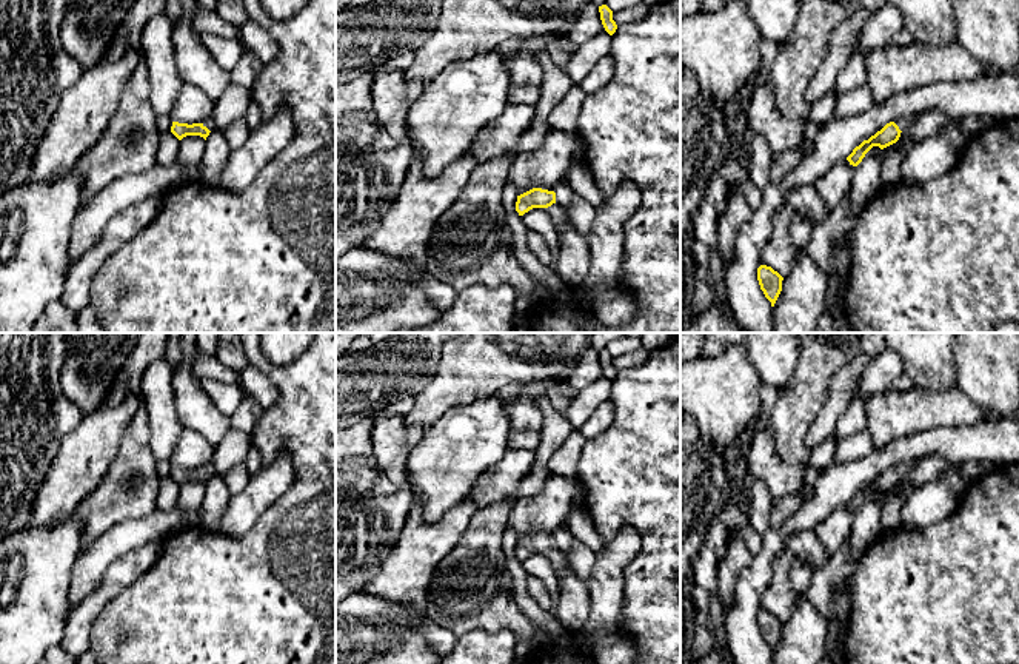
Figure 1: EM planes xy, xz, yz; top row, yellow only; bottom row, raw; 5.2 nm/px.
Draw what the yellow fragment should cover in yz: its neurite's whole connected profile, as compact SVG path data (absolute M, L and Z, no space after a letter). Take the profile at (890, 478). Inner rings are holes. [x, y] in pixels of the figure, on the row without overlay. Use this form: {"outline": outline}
{"outline": "M916 458L897 464L896 467L887 468L880 476L877 476L868 485L864 485L859 491L856 491L853 498L847 502L847 505L850 507L850 510L857 511L873 491L879 491L880 495L884 495L896 488L900 482L900 478L910 473L920 461L922 458Z"}

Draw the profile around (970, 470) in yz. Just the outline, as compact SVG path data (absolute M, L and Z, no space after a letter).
M979 461L962 462L957 473L964 487L967 487L970 482L979 479L984 475L985 475L985 470Z

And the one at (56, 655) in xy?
M54 644L38 664L77 664L79 656L68 653L62 644Z

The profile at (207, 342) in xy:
M197 333L195 347L200 353L215 357L219 333Z

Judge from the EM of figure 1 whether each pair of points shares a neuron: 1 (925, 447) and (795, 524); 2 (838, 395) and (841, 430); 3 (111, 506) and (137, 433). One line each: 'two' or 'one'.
1: one
2: two
3: one

